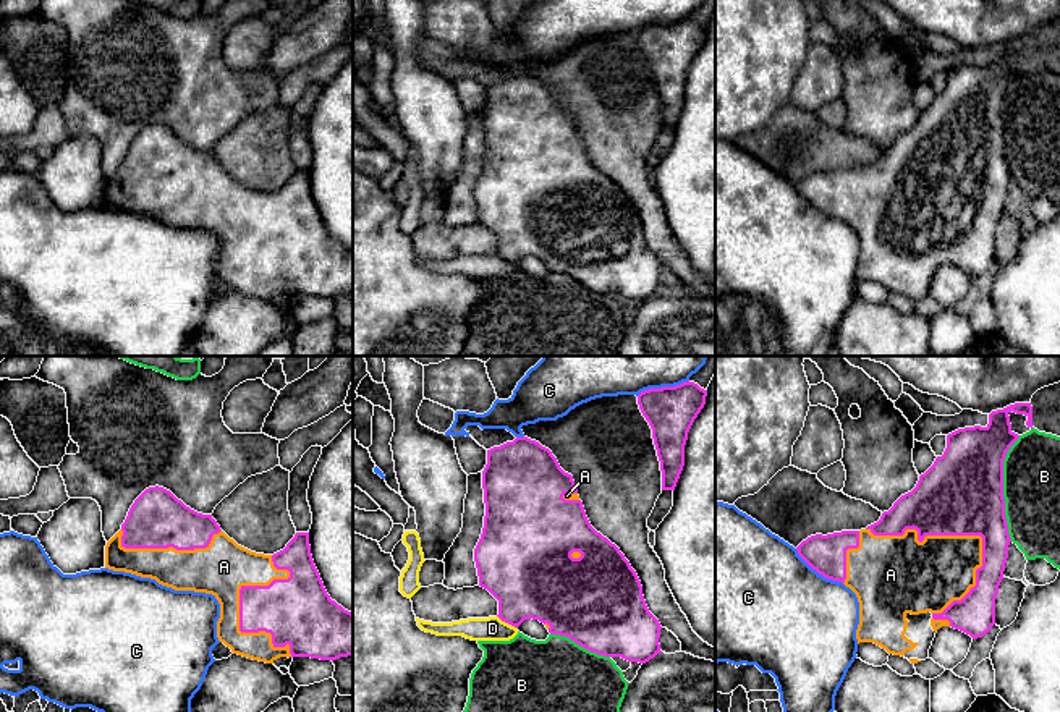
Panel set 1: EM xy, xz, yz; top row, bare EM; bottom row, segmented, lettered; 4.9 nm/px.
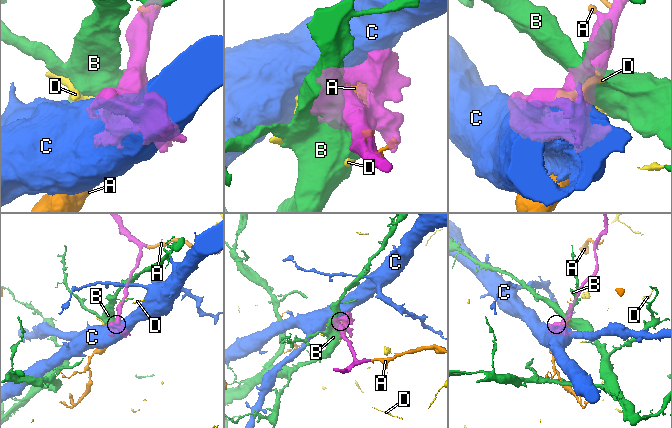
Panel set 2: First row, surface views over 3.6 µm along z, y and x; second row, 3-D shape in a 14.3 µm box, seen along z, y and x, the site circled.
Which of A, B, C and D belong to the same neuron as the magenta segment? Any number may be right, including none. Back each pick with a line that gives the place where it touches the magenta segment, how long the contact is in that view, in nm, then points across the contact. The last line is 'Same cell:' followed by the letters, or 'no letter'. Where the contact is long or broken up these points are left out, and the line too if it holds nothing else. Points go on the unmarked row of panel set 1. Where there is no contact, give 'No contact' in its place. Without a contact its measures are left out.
A: Touches magenta at yz (944, 172). Shared border 600 nm
Same cell: A

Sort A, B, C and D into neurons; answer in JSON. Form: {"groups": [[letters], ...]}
{"groups": [["A"], ["B"], ["C"], ["D"]]}

